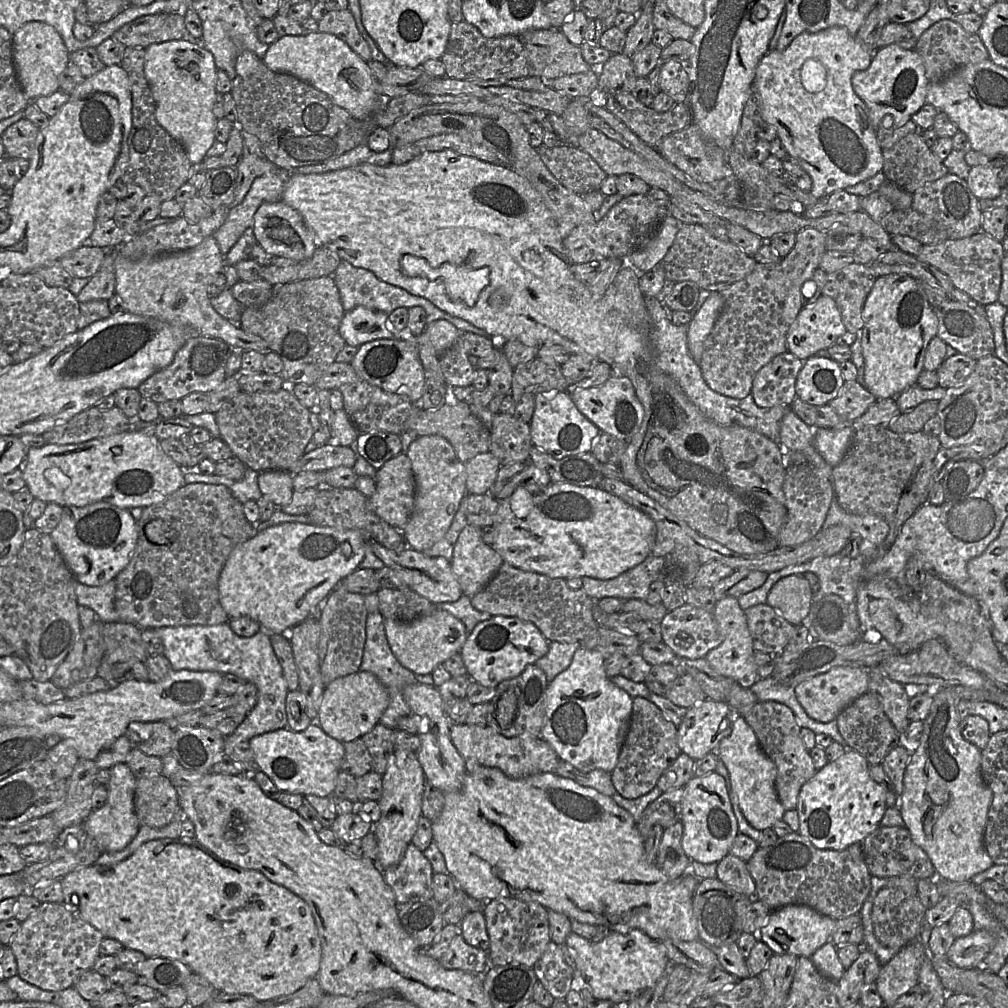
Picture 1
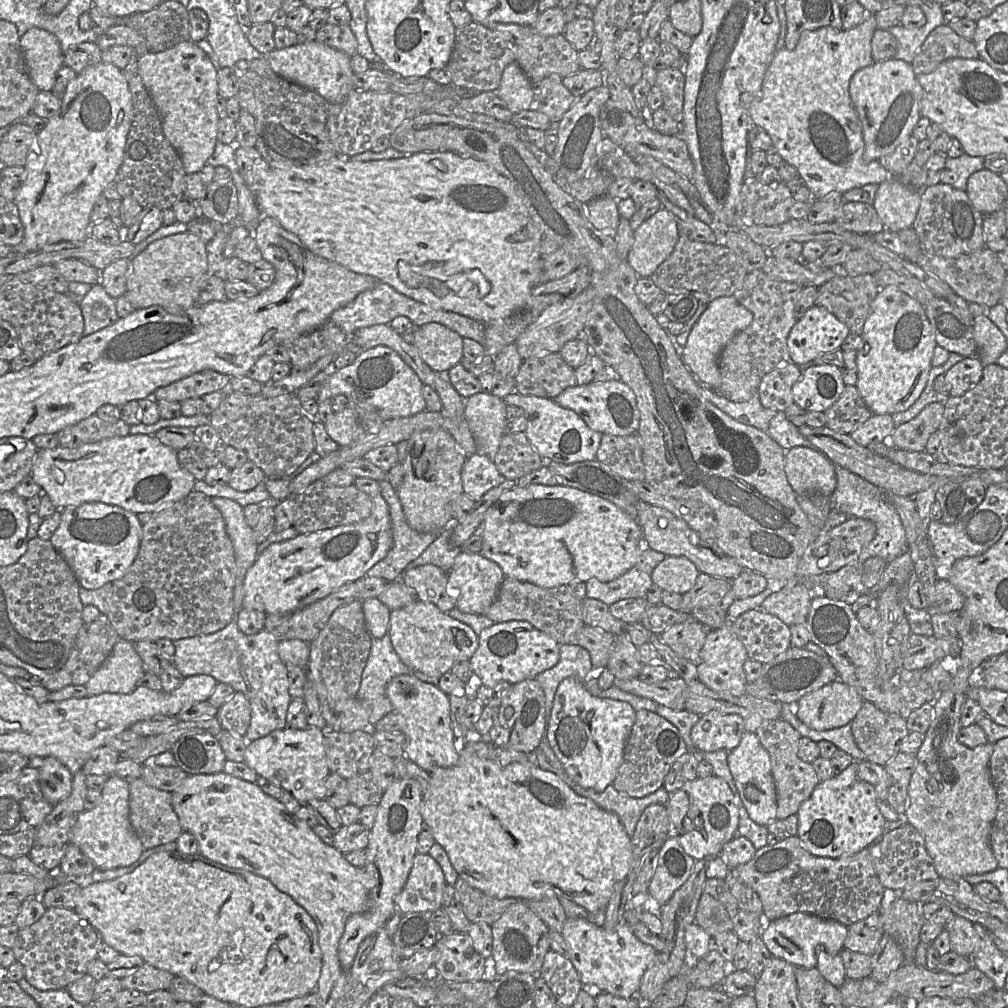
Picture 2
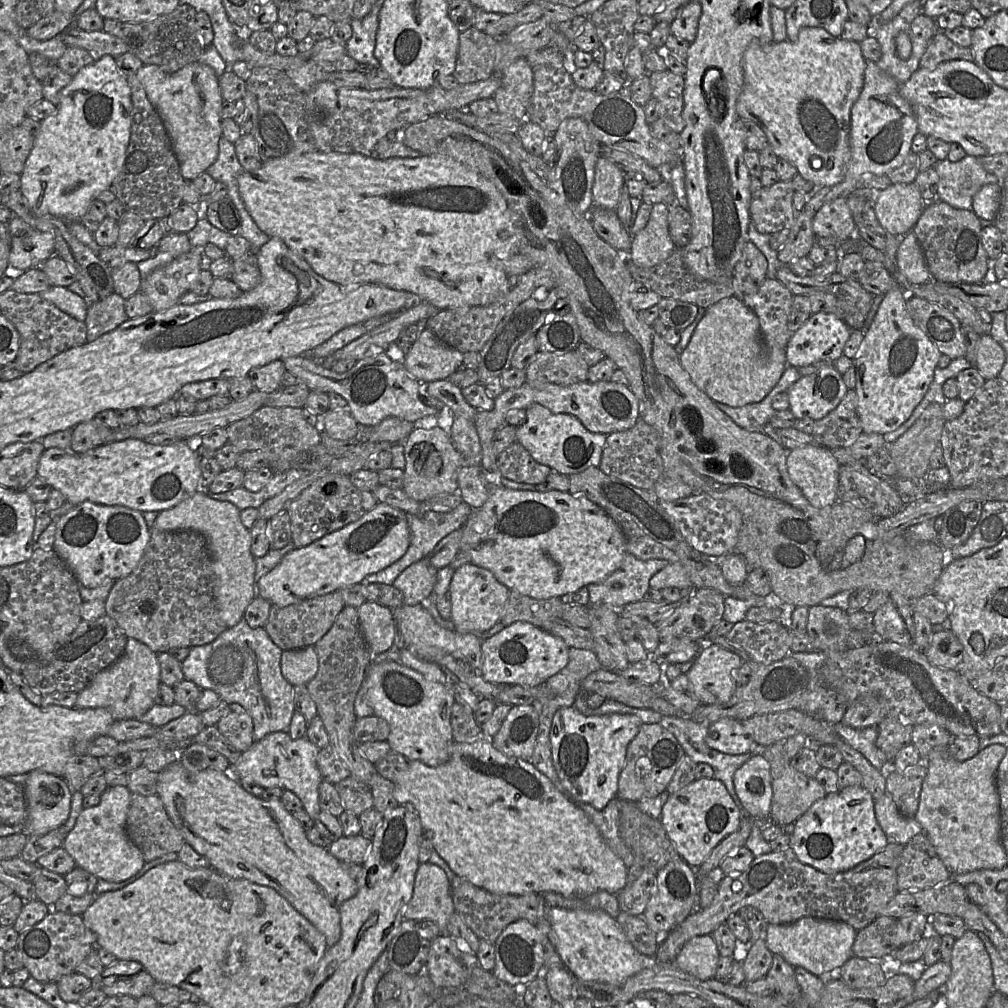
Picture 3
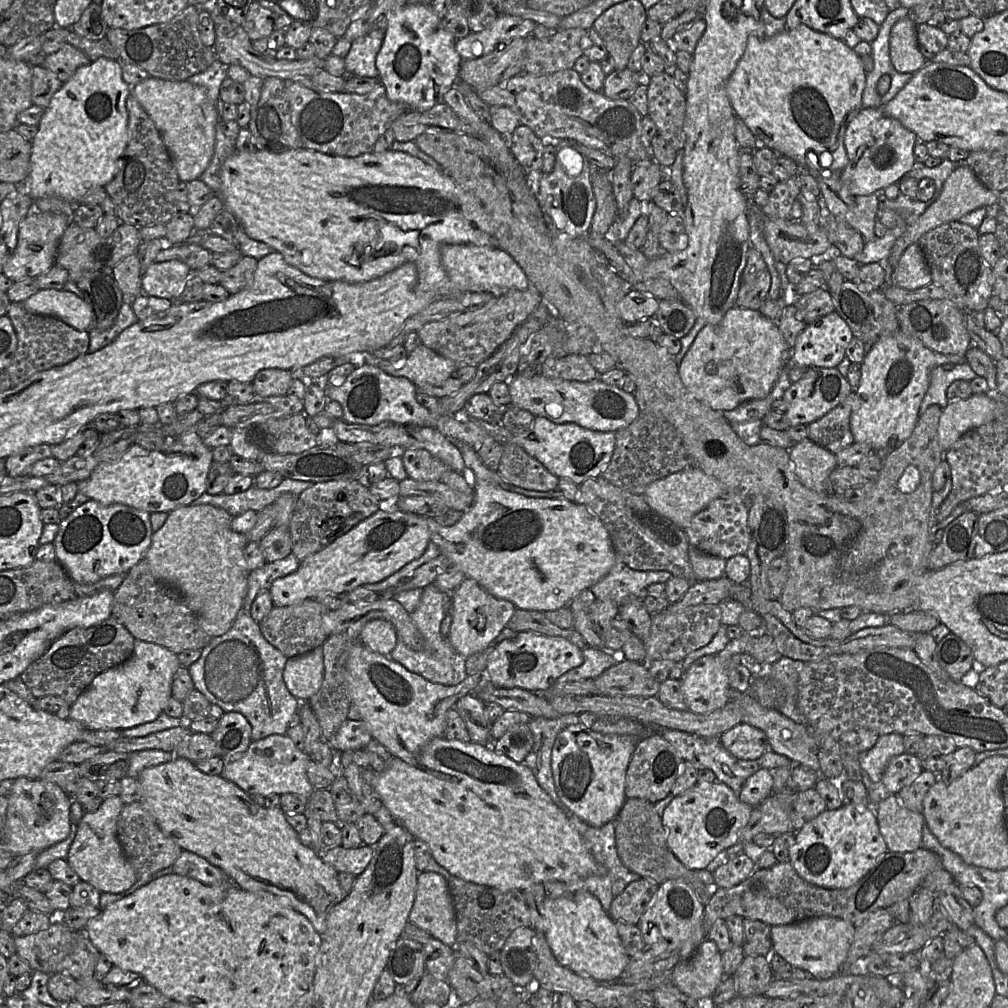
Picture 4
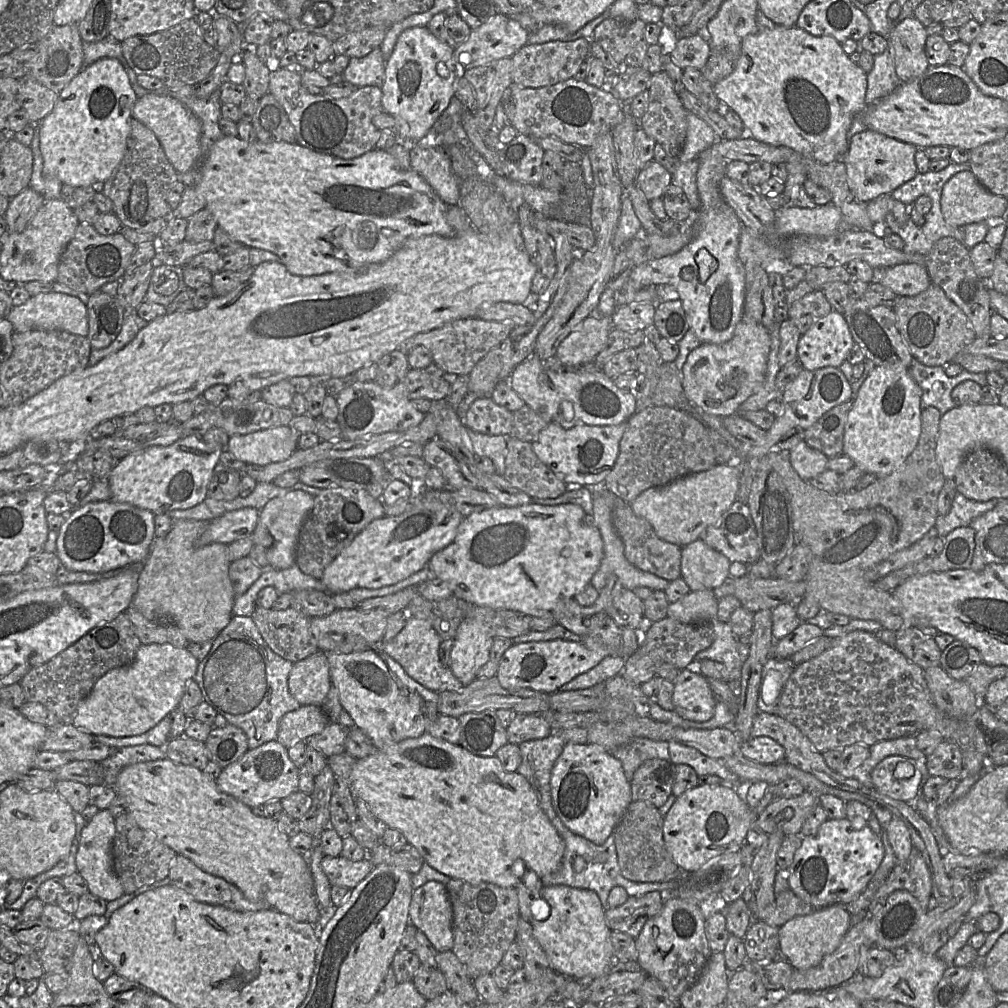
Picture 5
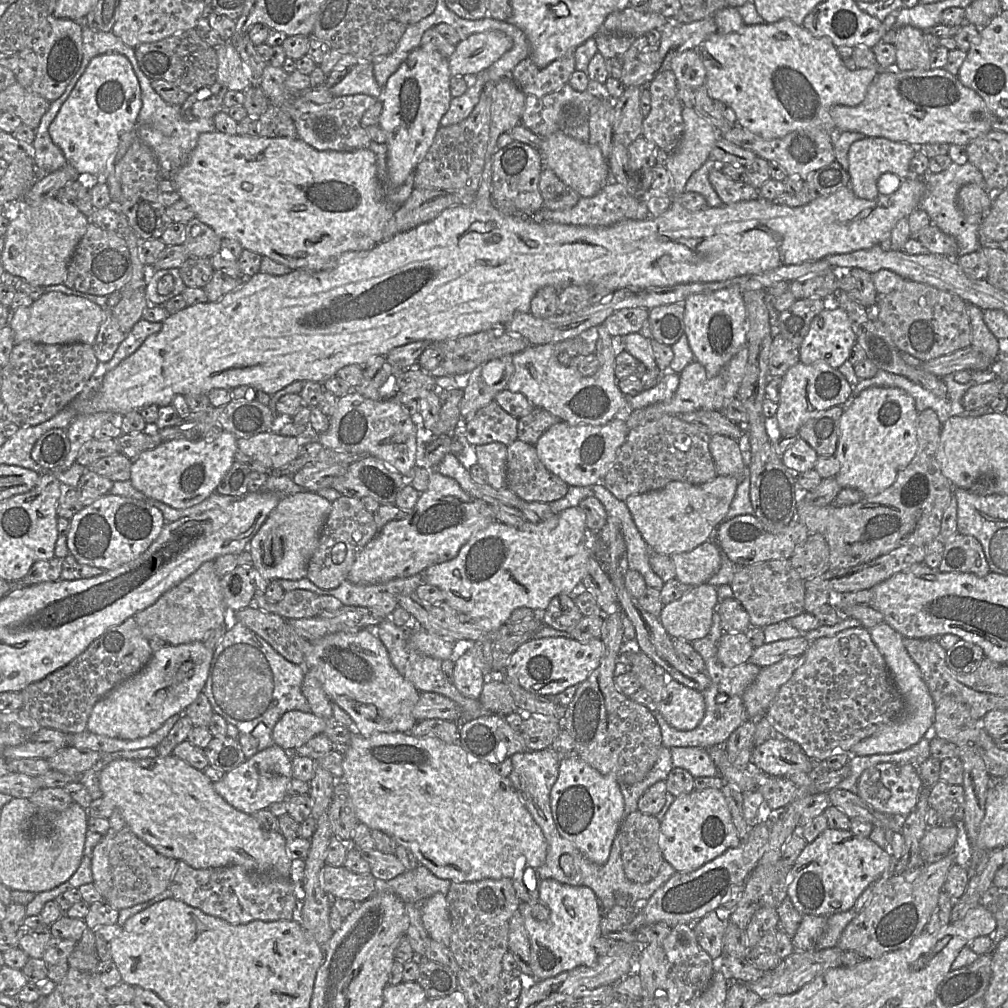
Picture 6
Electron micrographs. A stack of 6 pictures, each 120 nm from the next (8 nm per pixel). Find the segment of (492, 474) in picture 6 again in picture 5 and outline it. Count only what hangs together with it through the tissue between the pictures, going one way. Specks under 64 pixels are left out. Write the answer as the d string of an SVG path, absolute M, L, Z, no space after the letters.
M470 429L468 435L475 454L489 457L495 465L496 474L504 476L508 437L487 435Z

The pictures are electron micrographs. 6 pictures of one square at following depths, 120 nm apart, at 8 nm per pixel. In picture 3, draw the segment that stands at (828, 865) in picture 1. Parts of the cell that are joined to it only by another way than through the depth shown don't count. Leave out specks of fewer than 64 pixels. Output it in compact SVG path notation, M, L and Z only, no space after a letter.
M888 842L886 847L882 849L881 851L877 852L874 854L872 857L869 859L859 863L855 867L843 871L843 872L838 872L834 874L828 874L824 873L820 870L817 870L816 868L802 863L796 856L795 852L793 849L790 847L789 849L785 851L771 851L770 853L763 854L760 856L757 856L754 858L753 862L751 865L743 872L734 872L734 875L732 876L725 876L721 882L719 883L718 887L718 892L716 896L714 897L714 900L710 904L710 906L699 909L696 908L695 911L693 911L683 922L681 922L679 925L677 925L667 936L664 940L662 940L658 946L657 952L655 954L655 958L657 962L675 962L675 959L679 952L681 951L682 947L684 944L689 941L691 938L696 937L696 936L702 936L702 935L708 935L712 934L715 929L717 929L720 925L726 923L727 919L735 914L738 913L739 910L743 906L753 906L760 910L766 920L768 921L769 924L787 924L794 922L802 917L810 916L810 917L815 917L815 918L820 918L820 919L828 919L828 920L838 920L838 921L843 921L851 925L854 929L857 931L864 928L868 924L870 924L873 920L878 917L880 911L892 900L892 898L898 893L898 886L897 886L897 868L900 863L900 858L903 852L904 845L901 845L899 843L895 842Z

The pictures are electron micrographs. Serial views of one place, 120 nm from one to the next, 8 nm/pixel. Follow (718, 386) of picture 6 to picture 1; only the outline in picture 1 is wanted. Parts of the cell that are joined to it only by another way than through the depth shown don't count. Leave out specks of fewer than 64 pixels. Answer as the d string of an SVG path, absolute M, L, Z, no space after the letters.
M712 292L697 314L688 324L687 346L690 355L700 365L704 342L723 309L720 292Z

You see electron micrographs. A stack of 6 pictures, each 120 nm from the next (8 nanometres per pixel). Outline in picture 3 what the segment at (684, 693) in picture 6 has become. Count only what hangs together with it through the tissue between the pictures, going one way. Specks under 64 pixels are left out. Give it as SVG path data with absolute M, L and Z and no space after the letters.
M715 643L699 651L686 675L701 705L730 700L739 686L736 671L743 662L739 655Z

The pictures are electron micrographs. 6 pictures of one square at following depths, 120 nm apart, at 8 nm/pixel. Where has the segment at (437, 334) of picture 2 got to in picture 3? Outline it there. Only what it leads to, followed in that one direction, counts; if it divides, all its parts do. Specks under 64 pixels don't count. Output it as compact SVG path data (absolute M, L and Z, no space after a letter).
M425 328L411 345L403 366L420 383L448 379L462 364L463 353L441 341L431 330Z

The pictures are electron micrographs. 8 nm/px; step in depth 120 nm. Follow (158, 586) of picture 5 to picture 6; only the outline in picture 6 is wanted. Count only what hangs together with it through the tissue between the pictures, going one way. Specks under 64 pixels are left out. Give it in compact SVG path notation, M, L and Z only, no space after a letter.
M214 561L204 562L154 604L133 616L148 641L158 639L169 645L201 642L210 631L224 626L227 607L223 599L221 578L217 576L214 566Z

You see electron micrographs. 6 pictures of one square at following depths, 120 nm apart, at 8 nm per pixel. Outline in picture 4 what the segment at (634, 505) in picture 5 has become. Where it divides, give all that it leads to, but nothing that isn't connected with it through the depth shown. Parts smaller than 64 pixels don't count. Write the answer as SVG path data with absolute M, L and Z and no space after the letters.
M687 467L682 471L653 481L646 487L643 495L652 509L669 518L680 528L685 529L698 512L712 500L724 496L725 491L713 476L705 474L697 467Z

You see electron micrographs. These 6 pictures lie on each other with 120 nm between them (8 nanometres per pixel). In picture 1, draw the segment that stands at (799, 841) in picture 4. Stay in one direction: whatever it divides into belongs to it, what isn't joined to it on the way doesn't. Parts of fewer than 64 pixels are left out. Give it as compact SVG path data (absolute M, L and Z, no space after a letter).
M848 749L835 761L829 761L801 788L796 810L799 817L799 833L808 838L819 849L846 850L856 842L862 842L870 833L880 827L880 821L887 809L884 788L874 781L869 773L870 764L854 749Z

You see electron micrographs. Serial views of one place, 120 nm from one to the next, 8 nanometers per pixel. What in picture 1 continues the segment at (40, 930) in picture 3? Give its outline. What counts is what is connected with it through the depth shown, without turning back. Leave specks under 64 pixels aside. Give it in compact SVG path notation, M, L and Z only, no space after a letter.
M43 902L21 923L9 946L15 955L20 978L42 990L60 991L73 986L82 974L92 970L100 956L103 938L98 929L63 903Z

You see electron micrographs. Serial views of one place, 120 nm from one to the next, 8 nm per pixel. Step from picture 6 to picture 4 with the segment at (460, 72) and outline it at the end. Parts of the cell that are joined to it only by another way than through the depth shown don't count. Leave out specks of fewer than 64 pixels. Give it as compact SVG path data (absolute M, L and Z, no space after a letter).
M500 14L486 29L470 32L456 41L456 50L463 60L476 59L493 52L498 45L503 45L516 38L534 37L533 30L537 23L519 16Z

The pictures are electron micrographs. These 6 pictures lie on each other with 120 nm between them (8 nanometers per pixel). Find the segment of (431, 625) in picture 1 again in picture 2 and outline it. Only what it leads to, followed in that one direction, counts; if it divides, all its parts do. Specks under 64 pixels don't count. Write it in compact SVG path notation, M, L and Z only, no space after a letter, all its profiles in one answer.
M420 600L390 612L387 634L406 666L439 678L456 662L469 661L479 644L479 638L470 626L442 612L433 603Z

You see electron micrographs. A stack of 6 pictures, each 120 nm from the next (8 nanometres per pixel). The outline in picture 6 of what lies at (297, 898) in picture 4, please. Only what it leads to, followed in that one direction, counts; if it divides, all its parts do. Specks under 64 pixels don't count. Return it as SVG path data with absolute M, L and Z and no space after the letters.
M172 755L114 760L103 768L99 782L103 796L121 812L133 833L164 856L182 860L196 869L239 865L260 874L287 879L296 876L295 864L287 855L287 841L282 833L263 829L251 815L231 806L216 793L203 771L184 760Z

